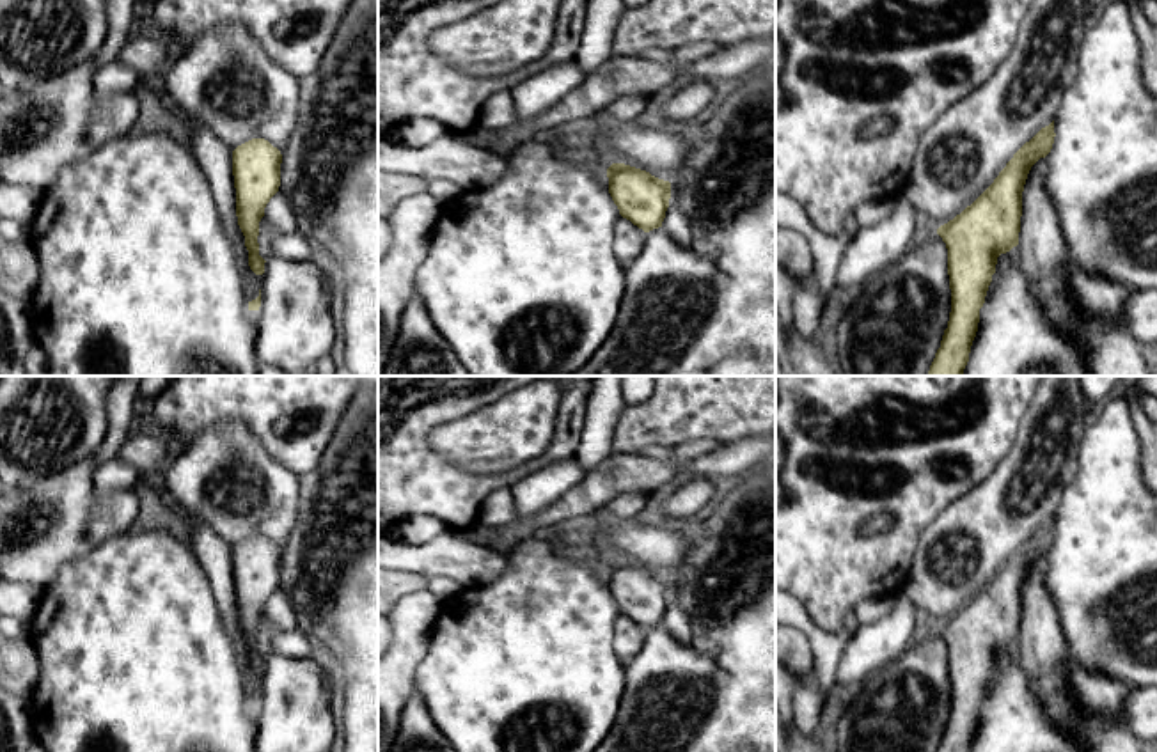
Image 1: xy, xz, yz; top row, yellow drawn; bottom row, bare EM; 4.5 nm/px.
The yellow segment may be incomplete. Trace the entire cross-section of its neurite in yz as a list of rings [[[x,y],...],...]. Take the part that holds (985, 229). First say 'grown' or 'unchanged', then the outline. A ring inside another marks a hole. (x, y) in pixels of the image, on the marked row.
grown; [[[1052,121],[971,206],[937,229],[948,248],[951,312],[928,376],[964,374],[997,257],[1013,247],[1054,328],[1084,353],[1090,376],[1157,376],[1143,344],[1120,325],[1084,314],[1066,289],[1070,255],[1042,177],[1054,137]]]

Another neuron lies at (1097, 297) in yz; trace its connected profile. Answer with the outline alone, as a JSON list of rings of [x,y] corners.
[[[1074,261],[1068,262],[1066,289],[1084,314],[1116,325],[1120,325],[1125,303],[1136,293],[1136,289],[1088,273]]]

